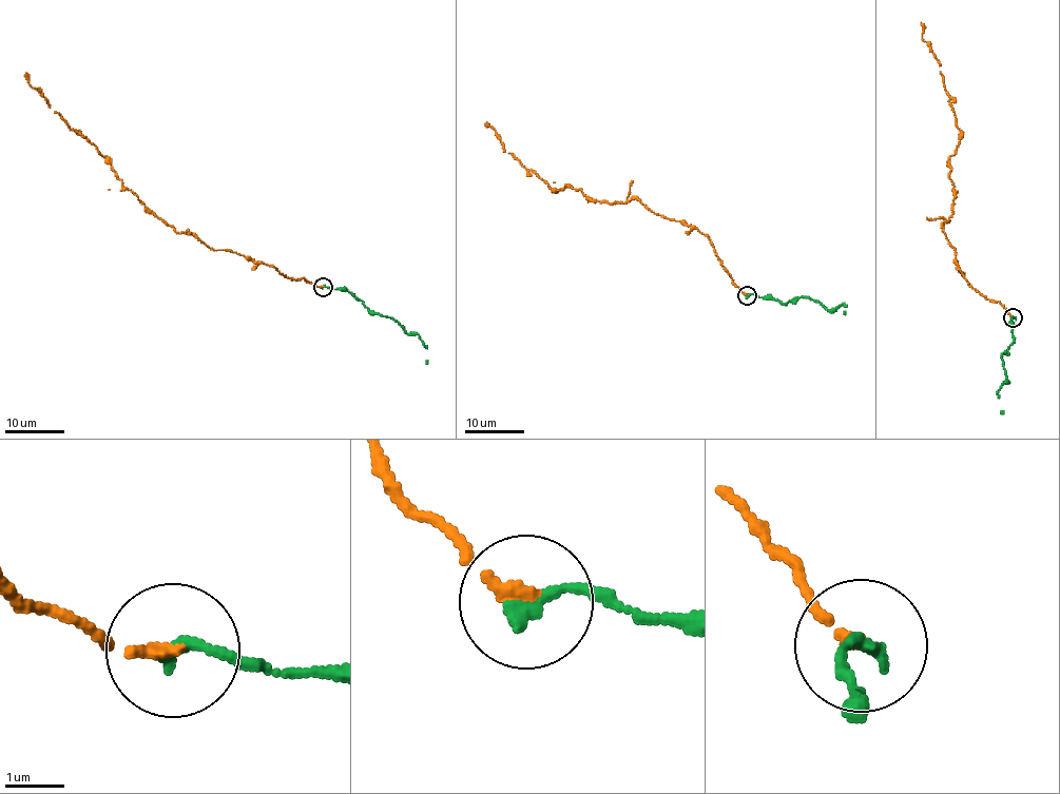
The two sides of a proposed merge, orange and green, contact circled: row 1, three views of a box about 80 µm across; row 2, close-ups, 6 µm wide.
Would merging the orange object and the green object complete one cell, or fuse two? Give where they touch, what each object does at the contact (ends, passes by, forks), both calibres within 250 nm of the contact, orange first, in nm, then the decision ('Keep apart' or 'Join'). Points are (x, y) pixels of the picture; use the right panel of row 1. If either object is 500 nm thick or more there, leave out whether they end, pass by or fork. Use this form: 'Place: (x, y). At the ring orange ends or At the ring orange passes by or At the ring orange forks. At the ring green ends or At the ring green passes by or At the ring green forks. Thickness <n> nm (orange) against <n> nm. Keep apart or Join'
Place: (1013, 317). At the ring orange ends. At the ring green ends. Thickness 190 nm (orange) against 240 nm. Join

